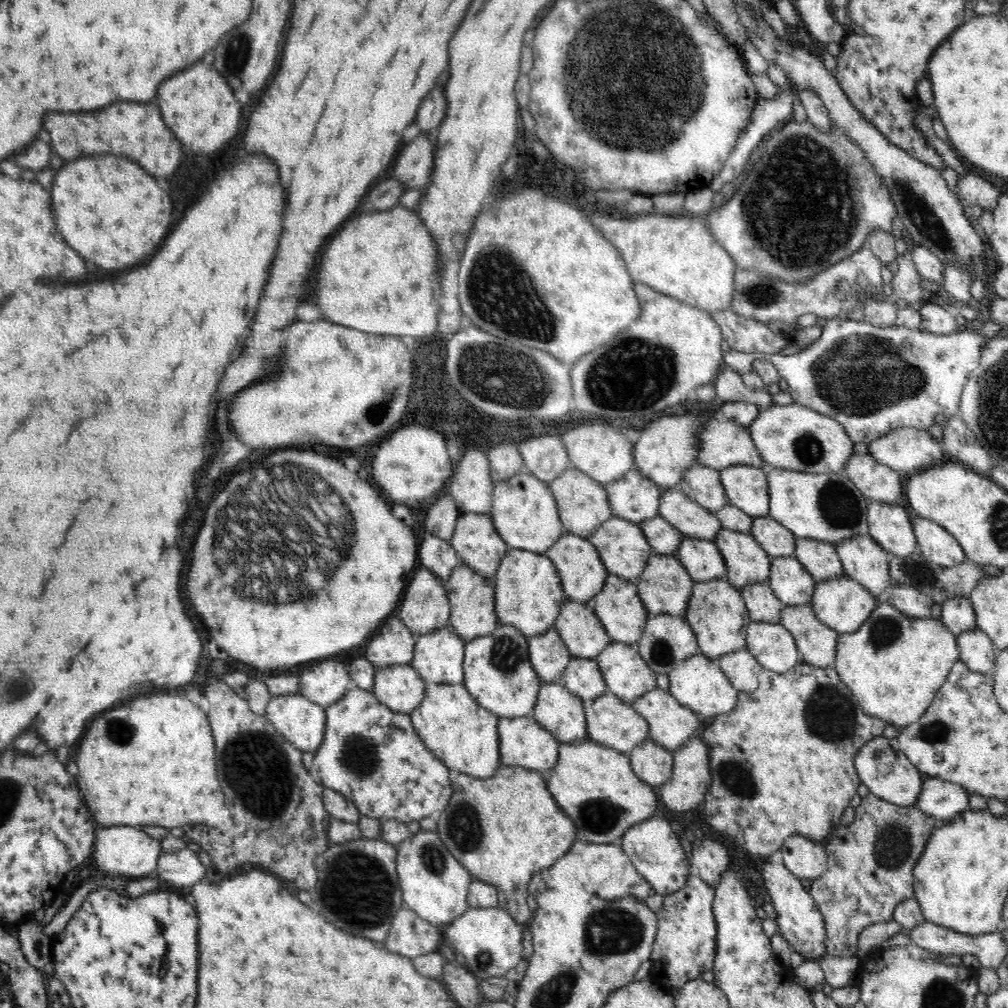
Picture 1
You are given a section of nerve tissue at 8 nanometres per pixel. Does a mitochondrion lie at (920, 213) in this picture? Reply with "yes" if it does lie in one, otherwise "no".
yes

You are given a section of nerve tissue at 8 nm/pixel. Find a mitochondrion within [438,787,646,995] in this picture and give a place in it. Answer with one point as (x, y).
(464, 828)

